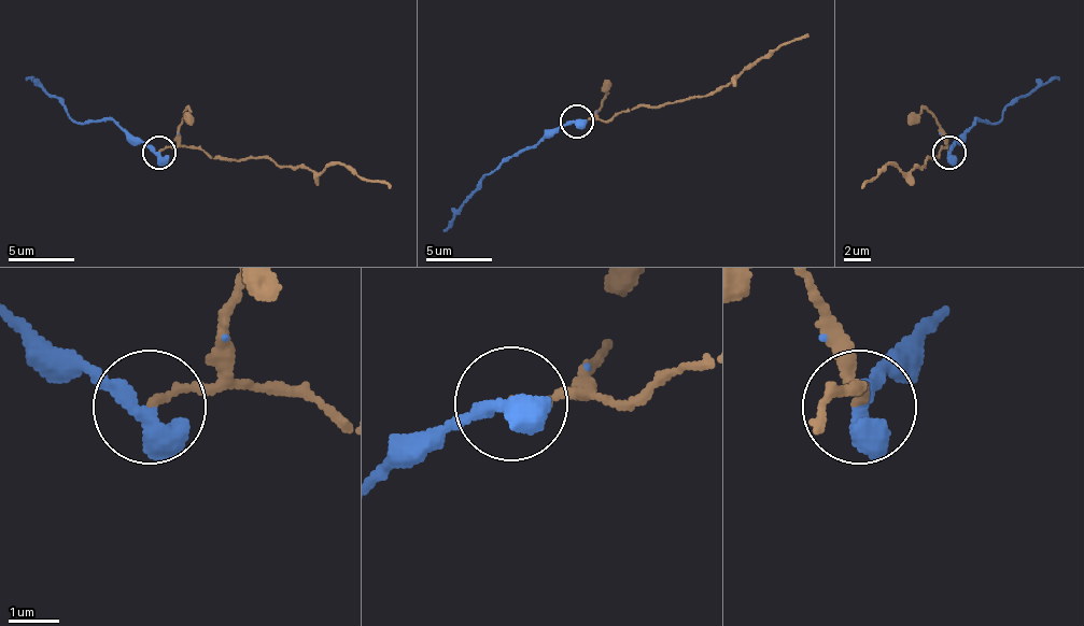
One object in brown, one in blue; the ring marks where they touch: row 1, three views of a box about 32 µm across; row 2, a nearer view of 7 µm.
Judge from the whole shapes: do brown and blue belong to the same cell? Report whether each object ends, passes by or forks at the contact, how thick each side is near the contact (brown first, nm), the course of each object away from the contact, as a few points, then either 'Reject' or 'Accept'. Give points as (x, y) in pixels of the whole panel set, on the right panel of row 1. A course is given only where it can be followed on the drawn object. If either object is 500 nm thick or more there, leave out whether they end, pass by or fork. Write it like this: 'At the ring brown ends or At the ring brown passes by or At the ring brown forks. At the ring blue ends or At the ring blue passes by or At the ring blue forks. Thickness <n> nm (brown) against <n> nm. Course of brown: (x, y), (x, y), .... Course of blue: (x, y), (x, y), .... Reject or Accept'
Thickness 150 nm (brown) against 550 nm. Course of brown: (948, 153), (948, 146), (925, 166), (904, 172), (888, 162), (861, 189). Course of blue: (948, 153), (979, 119), (995, 123), (1022, 96), (1058, 76). Accept

